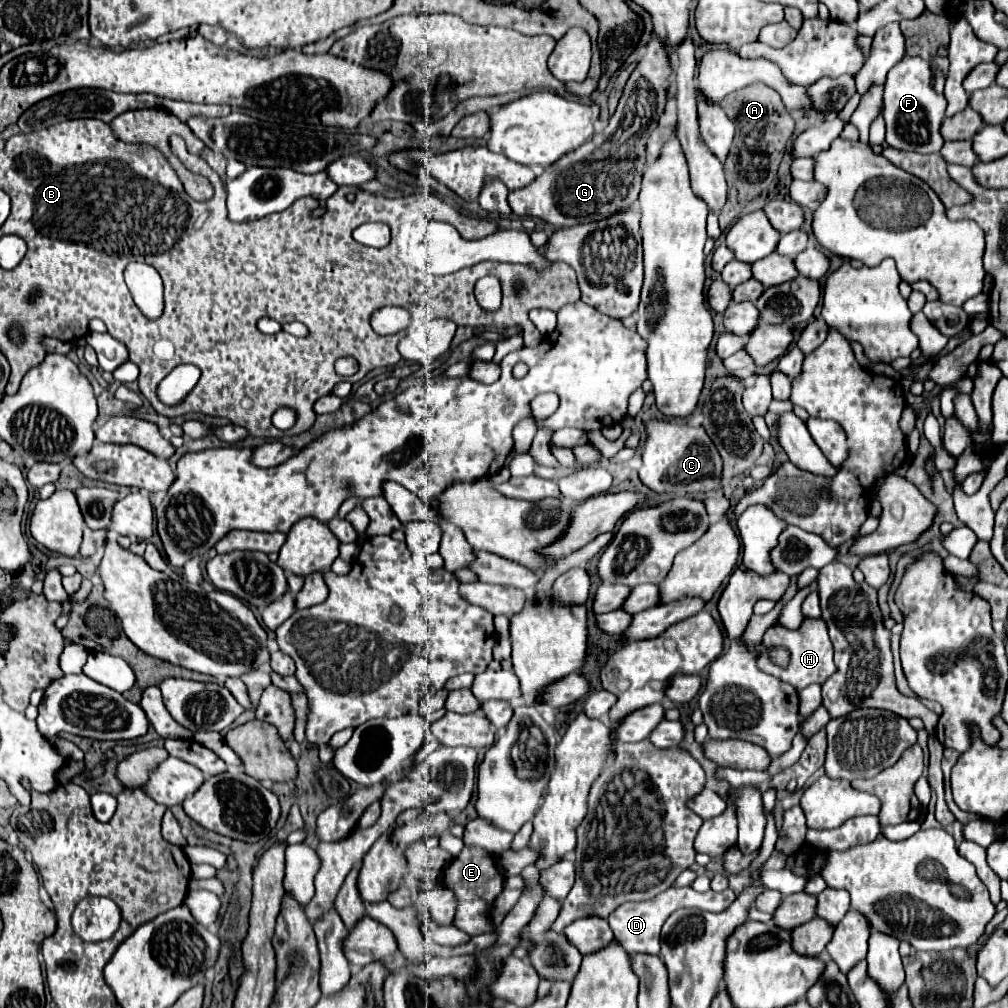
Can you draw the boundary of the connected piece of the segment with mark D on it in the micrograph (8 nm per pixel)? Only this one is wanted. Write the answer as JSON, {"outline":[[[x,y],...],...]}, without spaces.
{"outline":[[[669,887],[667,891],[659,893],[655,899],[649,901],[639,901],[639,903],[623,903],[619,905],[607,919],[609,919],[609,927],[615,935],[615,941],[621,943],[621,947],[629,953],[659,953],[659,931],[661,925],[665,923],[665,919],[681,909],[681,907],[690,907],[695,909],[705,909],[705,911],[723,911],[731,905],[733,891],[725,889],[723,893],[715,893],[715,891],[707,891],[707,893],[697,893],[691,887]]]}

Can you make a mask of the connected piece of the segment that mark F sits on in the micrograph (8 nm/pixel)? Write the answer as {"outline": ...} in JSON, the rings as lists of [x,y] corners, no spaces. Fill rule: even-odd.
{"outline":[[[903,57],[887,75],[883,89],[883,117],[887,125],[885,141],[901,151],[915,153],[939,153],[943,137],[939,135],[941,121],[945,117],[945,97],[937,95],[929,85],[931,71],[929,63],[919,57]]]}

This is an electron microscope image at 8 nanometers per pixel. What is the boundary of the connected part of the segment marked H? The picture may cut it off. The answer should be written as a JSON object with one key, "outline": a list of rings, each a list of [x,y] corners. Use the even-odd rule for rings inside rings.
{"outline":[[[805,619],[801,623],[799,629],[795,631],[789,631],[789,629],[783,629],[779,625],[775,627],[769,627],[763,635],[763,643],[765,651],[761,651],[759,659],[757,659],[757,667],[789,685],[793,685],[797,691],[811,685],[811,683],[823,683],[833,671],[835,671],[835,663],[833,663],[833,645],[829,641],[829,635],[827,635],[827,625],[823,623],[823,619]],[[777,647],[785,647],[789,651],[789,663],[785,667],[781,665],[775,665],[769,657],[769,651],[771,649],[777,649]]]}

